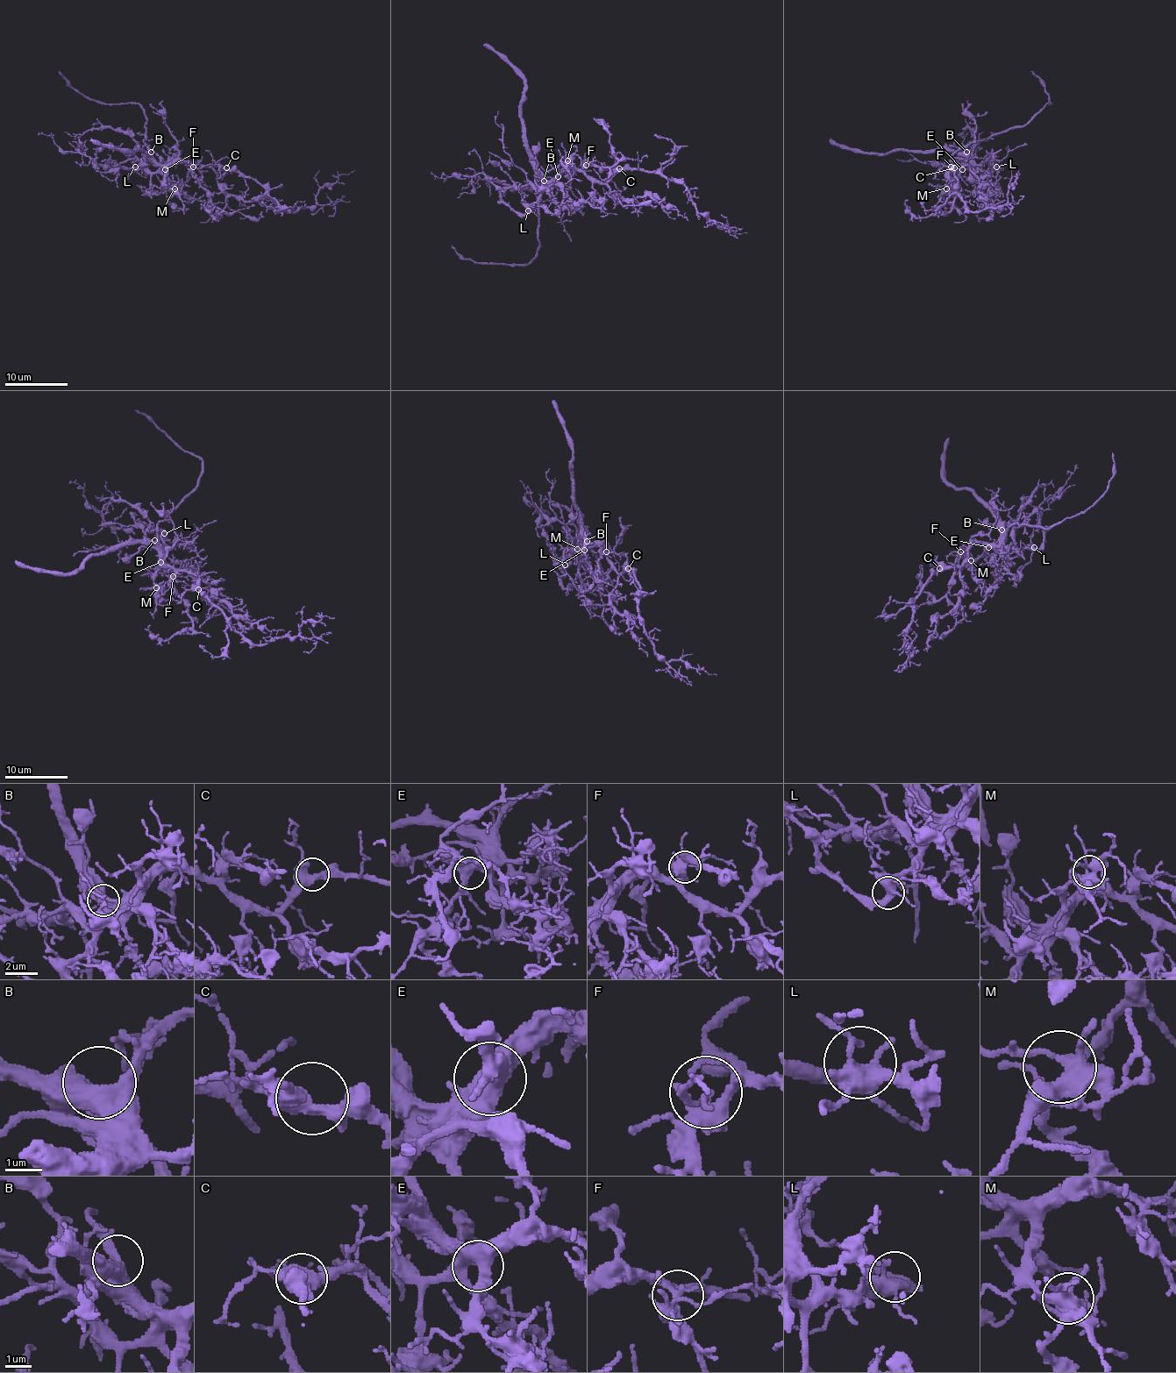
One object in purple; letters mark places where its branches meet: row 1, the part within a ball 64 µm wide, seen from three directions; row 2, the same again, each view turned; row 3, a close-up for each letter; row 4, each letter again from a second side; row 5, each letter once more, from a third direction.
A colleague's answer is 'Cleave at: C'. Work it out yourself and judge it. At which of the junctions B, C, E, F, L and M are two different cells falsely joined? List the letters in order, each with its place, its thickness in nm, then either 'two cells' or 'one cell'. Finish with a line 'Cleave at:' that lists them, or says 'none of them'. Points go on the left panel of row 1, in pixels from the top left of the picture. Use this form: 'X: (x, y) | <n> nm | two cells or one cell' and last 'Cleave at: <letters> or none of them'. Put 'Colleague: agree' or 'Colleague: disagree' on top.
Colleague: disagree
B: (151, 152) | 550 nm | one cell
C: (226, 167) | 440 nm | one cell
E: (165, 169) | 480 nm | one cell
F: (193, 167) | 340 nm | one cell
L: (135, 167) | 440 nm | one cell
M: (174, 188) | 480 nm | one cell
Cleave at: none of them

